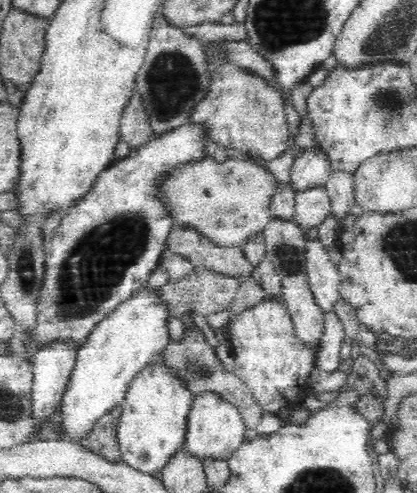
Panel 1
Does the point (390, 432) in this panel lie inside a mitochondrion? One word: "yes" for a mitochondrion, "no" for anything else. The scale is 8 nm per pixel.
no

